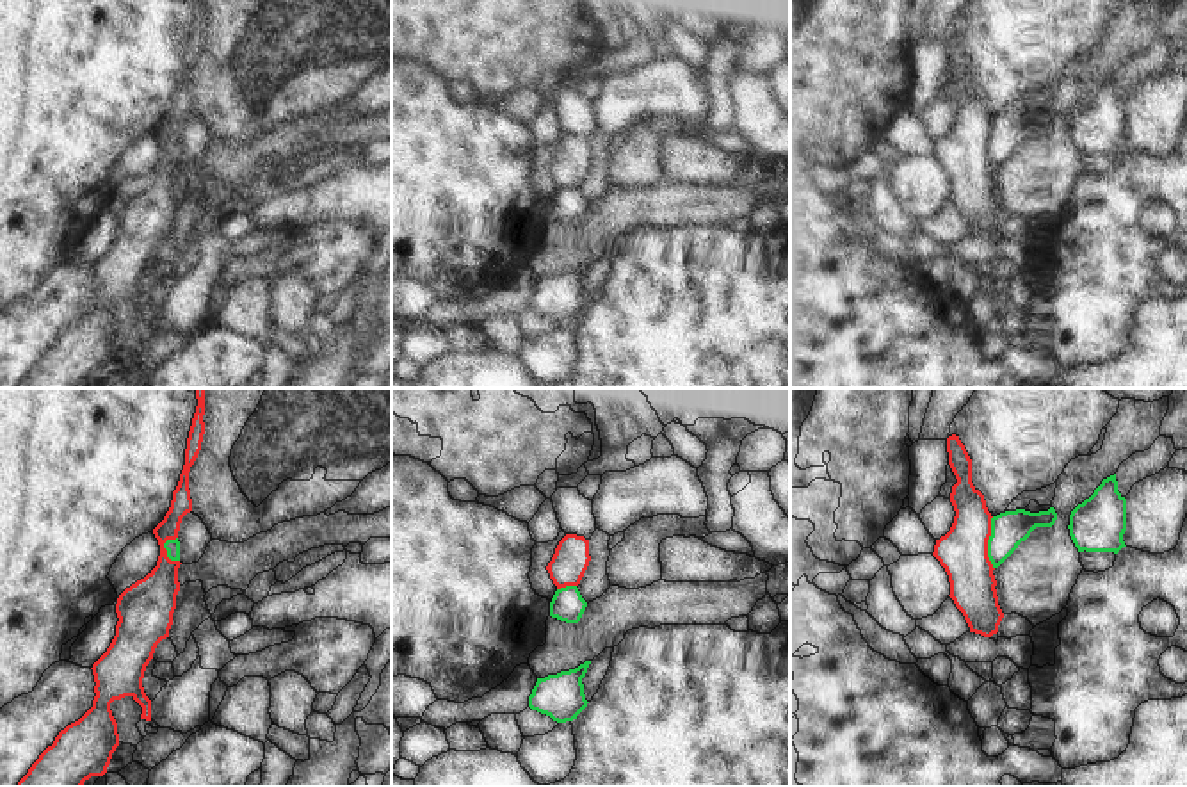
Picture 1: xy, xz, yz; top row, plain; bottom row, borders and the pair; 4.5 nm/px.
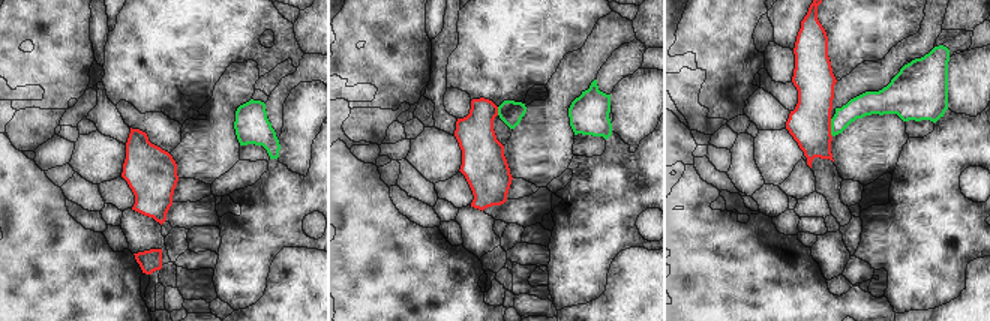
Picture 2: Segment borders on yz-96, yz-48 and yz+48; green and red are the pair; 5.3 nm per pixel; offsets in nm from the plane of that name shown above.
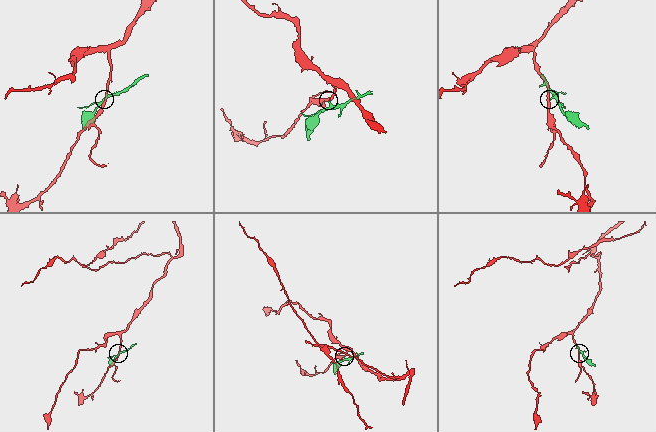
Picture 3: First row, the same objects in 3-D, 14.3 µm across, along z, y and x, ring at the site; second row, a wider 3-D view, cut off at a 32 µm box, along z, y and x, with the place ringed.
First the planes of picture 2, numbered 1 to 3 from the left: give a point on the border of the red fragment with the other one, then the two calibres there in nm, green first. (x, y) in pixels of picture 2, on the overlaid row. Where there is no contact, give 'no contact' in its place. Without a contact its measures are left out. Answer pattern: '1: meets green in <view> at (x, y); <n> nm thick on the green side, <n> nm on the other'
1: no contact
2: meets green in yz-48 at (498, 111); 120 nm thick on the green side, 220 nm on the other
3: meets green in yz+48 at (831, 128); 130 nm thick on the green side, 220 nm on the other

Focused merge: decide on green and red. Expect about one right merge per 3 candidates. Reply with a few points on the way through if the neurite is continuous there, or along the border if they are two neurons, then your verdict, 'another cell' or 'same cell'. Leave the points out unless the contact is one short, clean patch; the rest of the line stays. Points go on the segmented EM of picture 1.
along yz (992, 517), (988, 559), (993, 568) | another cell

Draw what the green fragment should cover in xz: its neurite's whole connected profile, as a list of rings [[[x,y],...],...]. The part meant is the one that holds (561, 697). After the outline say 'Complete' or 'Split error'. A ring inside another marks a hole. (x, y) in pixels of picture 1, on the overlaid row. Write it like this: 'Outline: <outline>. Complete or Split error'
Outline: [[[585,661],[575,669],[537,678],[529,696],[529,707],[550,716],[557,723],[577,719],[589,703],[582,684],[589,664],[591,661]]]. Complete.

